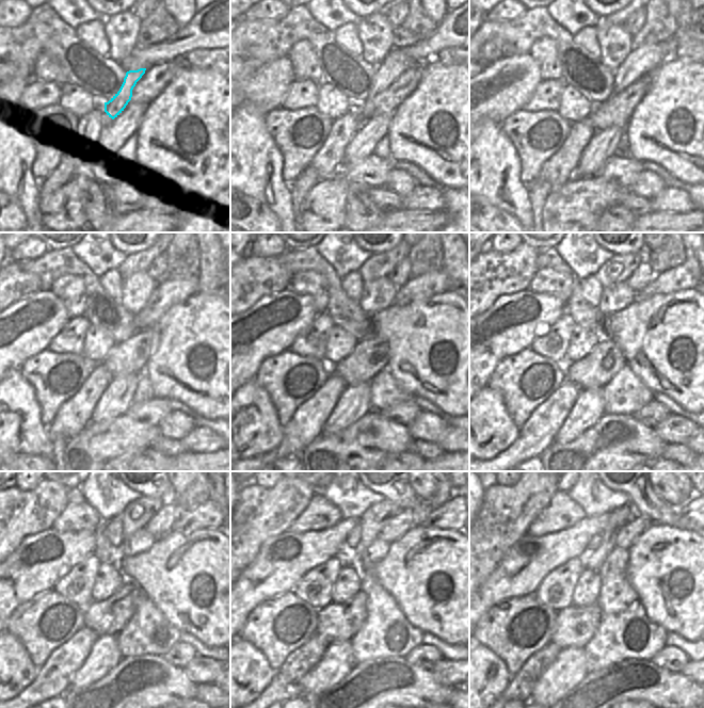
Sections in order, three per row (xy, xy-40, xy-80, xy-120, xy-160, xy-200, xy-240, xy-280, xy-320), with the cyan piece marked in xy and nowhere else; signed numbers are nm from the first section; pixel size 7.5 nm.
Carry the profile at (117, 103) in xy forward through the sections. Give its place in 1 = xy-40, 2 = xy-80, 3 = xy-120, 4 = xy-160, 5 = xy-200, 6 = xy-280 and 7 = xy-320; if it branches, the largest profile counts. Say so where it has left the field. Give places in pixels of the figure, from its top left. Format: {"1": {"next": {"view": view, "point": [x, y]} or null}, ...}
{"1": {"next": {"view": "xy-40", "point": [396, 62]}}, "2": {"next": {"view": "xy-80", "point": [640, 61]}}, "3": {"next": {"view": "xy-120", "point": [165, 294]}}, "4": {"next": {"view": "xy-160", "point": [419, 288]}}, "5": {"next": {"view": "xy-200", "point": [677, 278]}}, "6": {"next": {"view": "xy-280", "point": [447, 515]}}, "7": {"next": {"view": "xy-320", "point": [686, 509]}}}

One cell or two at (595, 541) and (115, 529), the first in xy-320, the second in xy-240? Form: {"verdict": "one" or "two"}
{"verdict": "one"}

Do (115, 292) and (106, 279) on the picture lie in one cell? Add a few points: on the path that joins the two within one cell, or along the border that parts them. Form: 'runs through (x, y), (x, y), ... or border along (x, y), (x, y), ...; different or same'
runs through (114, 289), (109, 283); same

